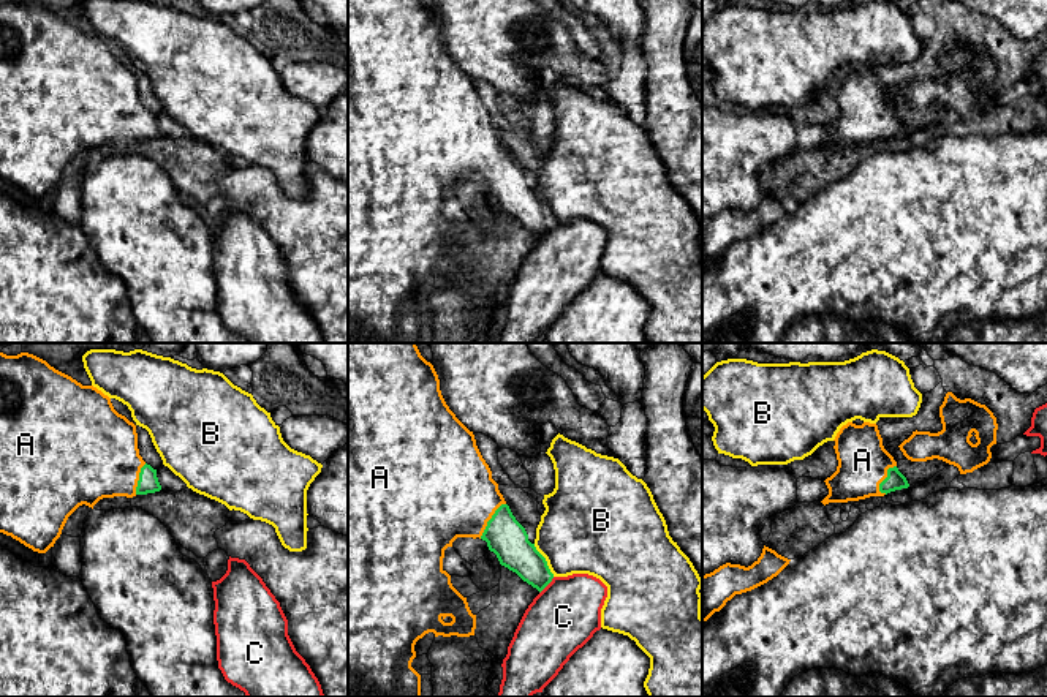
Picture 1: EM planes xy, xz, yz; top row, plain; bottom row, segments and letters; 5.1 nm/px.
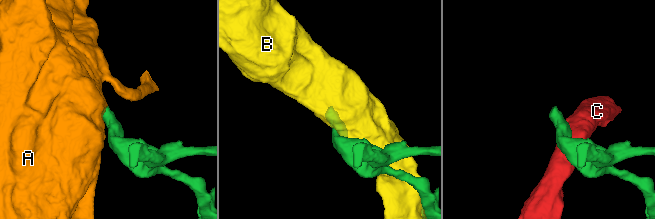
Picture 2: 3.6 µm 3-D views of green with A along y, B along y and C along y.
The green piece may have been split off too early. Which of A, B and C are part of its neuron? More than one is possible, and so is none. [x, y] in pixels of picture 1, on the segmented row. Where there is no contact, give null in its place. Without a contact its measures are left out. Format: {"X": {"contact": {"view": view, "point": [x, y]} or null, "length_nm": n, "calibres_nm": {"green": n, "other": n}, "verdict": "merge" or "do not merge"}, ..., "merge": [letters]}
{"A": {"contact": {"view": "xz", "point": [489, 520]}, "length_nm": 220, "calibres_nm": {"green": 200, "other": 460}, "verdict": "merge"}, "B": {"contact": {"view": "xz", "point": [544, 560]}, "length_nm": 200, "calibres_nm": {"green": 200, "other": 440}, "verdict": "do not merge"}, "C": {"contact": {"view": "xz", "point": [548, 583]}, "length_nm": 120, "calibres_nm": {"green": 190, "other": 360}, "verdict": "do not merge"}, "merge": ["A"]}

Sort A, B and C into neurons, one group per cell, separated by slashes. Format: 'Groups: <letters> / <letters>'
Groups: A / B / C

